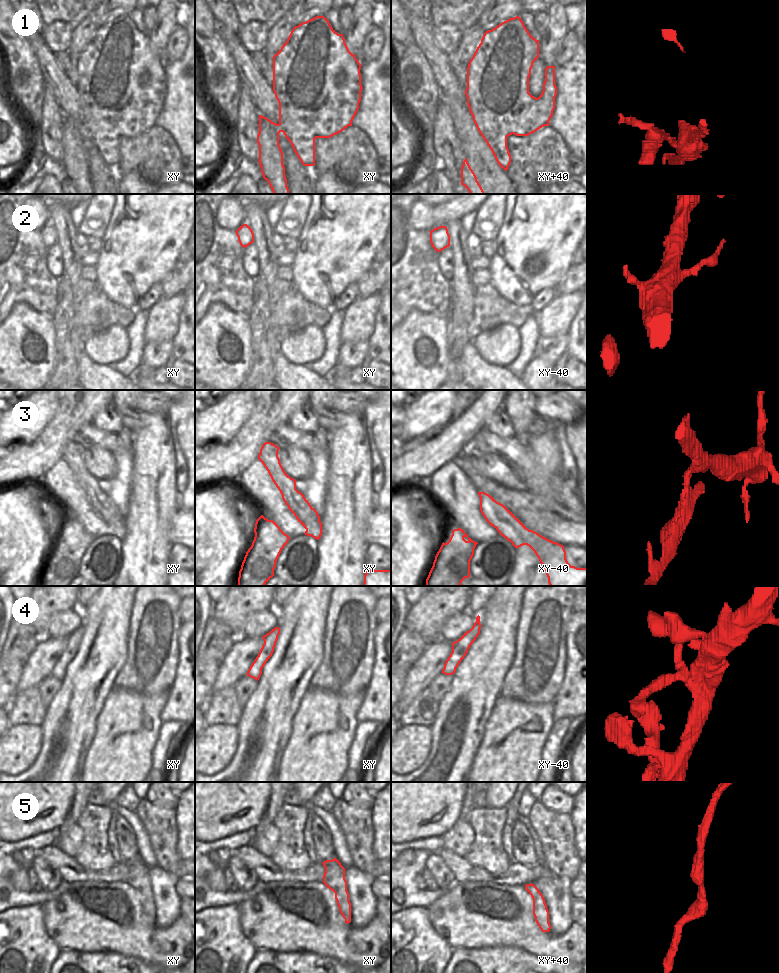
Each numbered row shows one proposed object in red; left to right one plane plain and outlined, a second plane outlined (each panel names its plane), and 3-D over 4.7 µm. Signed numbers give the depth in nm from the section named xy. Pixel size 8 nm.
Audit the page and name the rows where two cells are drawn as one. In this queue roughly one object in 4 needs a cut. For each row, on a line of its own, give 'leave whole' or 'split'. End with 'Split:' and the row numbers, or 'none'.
1: split
2: leave whole
3: split
4: leave whole
5: leave whole
Split: 1, 3

